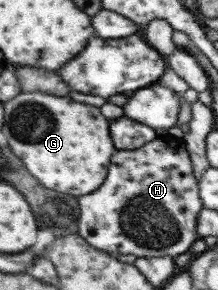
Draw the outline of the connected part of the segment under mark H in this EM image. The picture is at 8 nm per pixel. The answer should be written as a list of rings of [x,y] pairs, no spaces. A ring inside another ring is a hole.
[[[158,135],[137,149],[117,151],[107,168],[107,176],[101,186],[93,192],[73,198],[79,208],[76,234],[89,246],[109,254],[133,254],[136,258],[157,258],[158,256],[171,256],[190,251],[190,246],[199,238],[196,233],[196,220],[198,212],[202,209],[198,186],[192,173],[189,156],[185,151],[183,141],[175,139],[175,144],[165,144]]]

